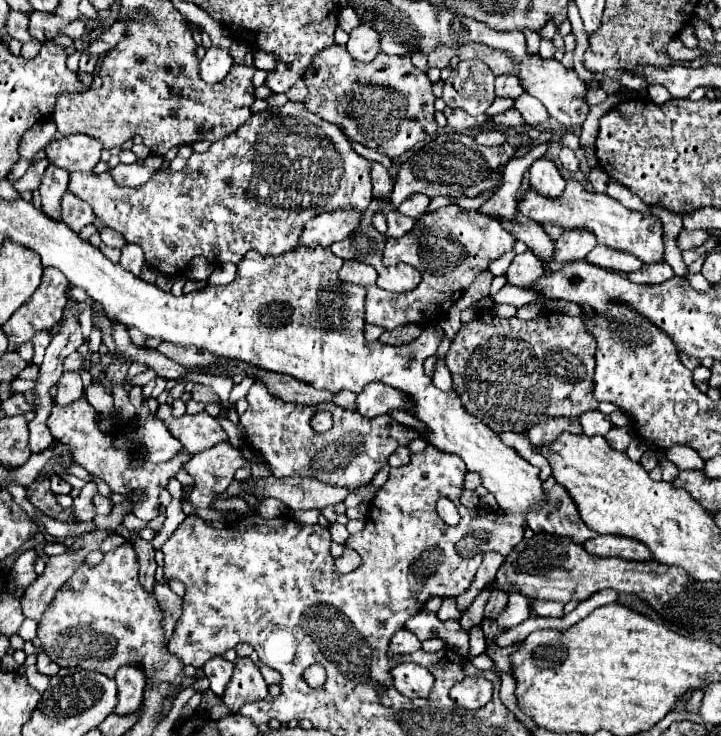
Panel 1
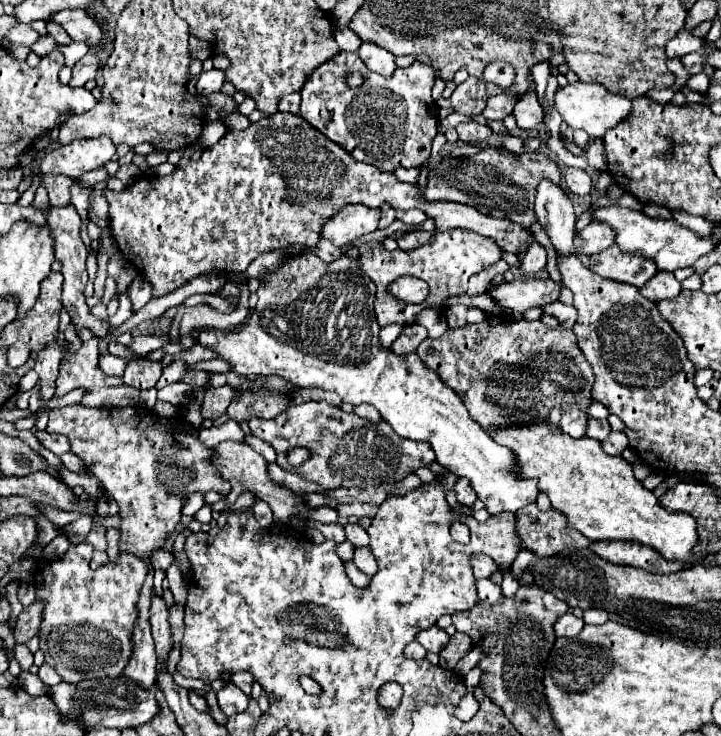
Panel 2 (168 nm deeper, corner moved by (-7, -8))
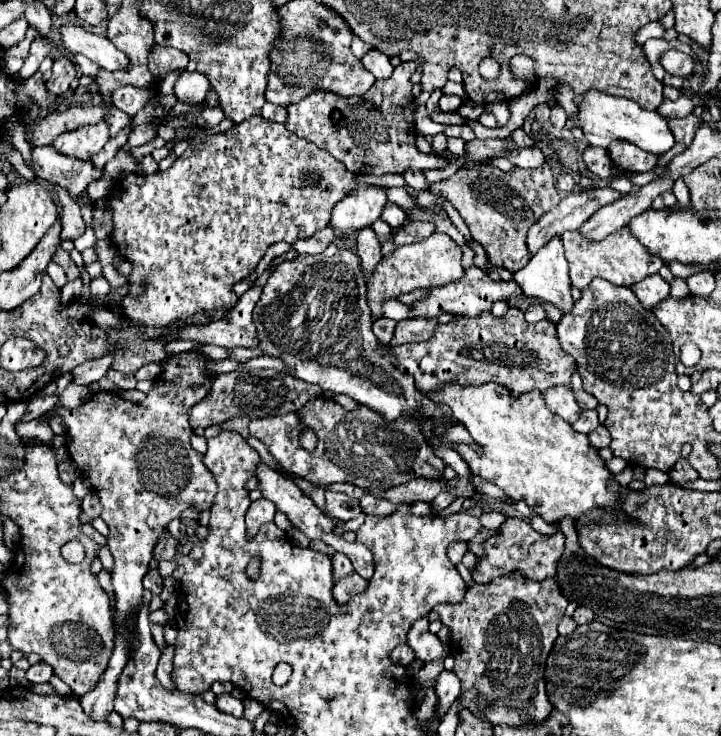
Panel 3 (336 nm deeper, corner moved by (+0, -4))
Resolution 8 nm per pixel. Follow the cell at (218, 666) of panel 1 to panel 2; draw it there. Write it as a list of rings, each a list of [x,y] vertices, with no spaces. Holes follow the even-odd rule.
[[[233,683],[225,685],[219,693],[217,693],[217,701],[219,701],[219,707],[221,711],[229,717],[229,715],[235,715],[235,713],[243,713],[249,705],[249,697],[239,689],[235,687]]]

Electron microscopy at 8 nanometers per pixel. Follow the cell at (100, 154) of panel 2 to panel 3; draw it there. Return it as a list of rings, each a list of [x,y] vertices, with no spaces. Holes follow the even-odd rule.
[[[84,125],[84,129],[74,129],[72,133],[62,133],[54,139],[54,149],[68,157],[86,161],[96,155],[108,143],[108,125]]]

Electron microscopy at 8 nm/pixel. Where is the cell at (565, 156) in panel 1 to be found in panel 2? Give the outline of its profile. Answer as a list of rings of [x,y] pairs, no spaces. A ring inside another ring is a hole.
[[[569,167],[565,171],[565,183],[573,195],[589,195],[593,189],[593,179],[587,171]]]

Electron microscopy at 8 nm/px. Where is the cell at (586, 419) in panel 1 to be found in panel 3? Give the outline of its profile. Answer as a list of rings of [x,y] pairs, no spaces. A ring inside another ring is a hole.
[[[582,411],[580,419],[572,425],[572,429],[576,429],[578,433],[590,433],[596,427],[598,427],[598,413],[596,411]]]

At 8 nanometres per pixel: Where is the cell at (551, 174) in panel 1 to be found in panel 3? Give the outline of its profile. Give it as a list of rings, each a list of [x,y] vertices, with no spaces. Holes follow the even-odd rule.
[[[552,237],[524,269],[514,273],[514,281],[522,287],[524,295],[544,299],[564,313],[572,307],[568,261],[564,259],[564,245],[560,237]]]

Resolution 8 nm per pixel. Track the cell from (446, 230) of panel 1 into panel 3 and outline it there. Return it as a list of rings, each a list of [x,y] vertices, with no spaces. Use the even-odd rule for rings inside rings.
[[[434,233],[420,243],[404,245],[398,247],[394,253],[384,255],[368,279],[368,305],[373,319],[382,317],[382,303],[388,299],[398,299],[400,295],[410,293],[414,289],[422,289],[422,287],[432,289],[462,279],[464,269],[460,261],[462,261],[462,249],[456,245],[456,241],[450,235],[444,233]]]

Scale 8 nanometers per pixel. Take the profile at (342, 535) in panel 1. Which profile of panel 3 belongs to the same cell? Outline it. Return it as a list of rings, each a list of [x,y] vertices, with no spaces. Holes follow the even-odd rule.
[[[336,551],[336,553],[332,555],[332,561],[334,561],[334,581],[338,581],[342,575],[348,575],[348,573],[354,571],[350,559],[348,559],[344,553],[338,553],[338,551]]]

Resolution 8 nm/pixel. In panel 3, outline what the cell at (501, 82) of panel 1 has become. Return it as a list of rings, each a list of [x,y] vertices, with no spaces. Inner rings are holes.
[[[496,101],[496,103],[488,105],[488,109],[490,109],[492,115],[496,117],[498,127],[506,125],[506,121],[508,121],[508,103],[506,103],[506,101]]]

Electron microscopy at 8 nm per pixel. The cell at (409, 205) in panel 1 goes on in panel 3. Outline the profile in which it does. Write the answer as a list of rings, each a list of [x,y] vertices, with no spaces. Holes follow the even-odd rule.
[[[386,203],[384,211],[382,211],[382,219],[384,219],[392,229],[400,229],[400,227],[404,225],[404,221],[406,221],[406,213],[404,213],[404,209],[400,209],[398,205]]]

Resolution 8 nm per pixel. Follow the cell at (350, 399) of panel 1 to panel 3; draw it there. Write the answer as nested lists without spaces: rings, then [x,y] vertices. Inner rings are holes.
[[[256,369],[256,371],[232,371],[224,375],[216,375],[208,395],[198,401],[190,411],[190,425],[196,427],[210,427],[214,423],[224,423],[226,419],[246,415],[250,419],[254,417],[268,417],[268,415],[284,415],[290,411],[298,411],[306,401],[316,399],[322,395],[322,389],[318,385],[300,381],[296,377],[288,377],[286,373],[280,373],[276,369]]]

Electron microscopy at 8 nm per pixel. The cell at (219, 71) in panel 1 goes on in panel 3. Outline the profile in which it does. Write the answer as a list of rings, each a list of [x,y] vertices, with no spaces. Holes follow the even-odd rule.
[[[184,71],[174,85],[174,93],[184,103],[202,103],[208,87],[210,87],[210,81],[204,73]]]

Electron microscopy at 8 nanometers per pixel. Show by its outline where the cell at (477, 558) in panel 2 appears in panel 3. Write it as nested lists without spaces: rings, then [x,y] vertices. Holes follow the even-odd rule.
[[[456,543],[456,545],[452,545],[452,549],[448,549],[448,559],[452,563],[460,565],[462,563],[462,557],[466,555],[466,551],[468,551],[468,545],[466,543]]]

